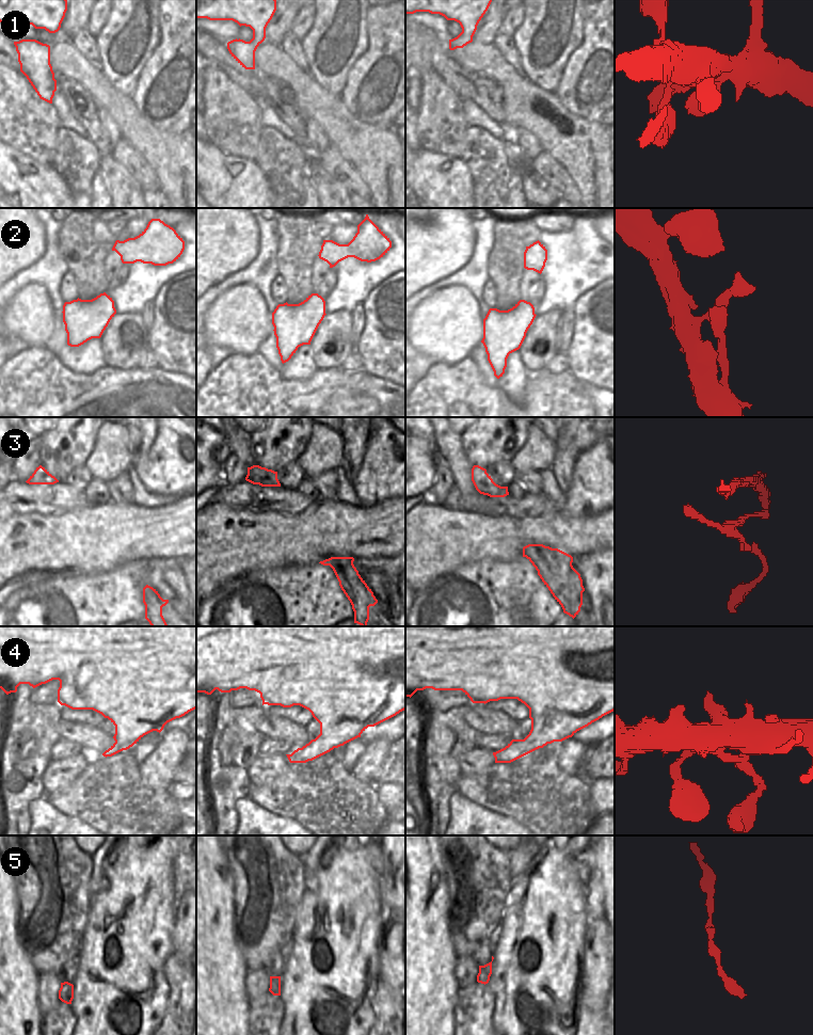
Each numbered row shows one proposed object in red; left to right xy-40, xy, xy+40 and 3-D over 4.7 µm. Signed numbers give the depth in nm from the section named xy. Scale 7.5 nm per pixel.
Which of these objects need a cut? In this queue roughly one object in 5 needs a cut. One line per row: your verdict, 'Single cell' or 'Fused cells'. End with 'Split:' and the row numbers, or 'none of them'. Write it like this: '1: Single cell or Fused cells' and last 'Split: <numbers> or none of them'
1: Single cell
2: Single cell
3: Fused cells
4: Single cell
5: Single cell
Split: 3

